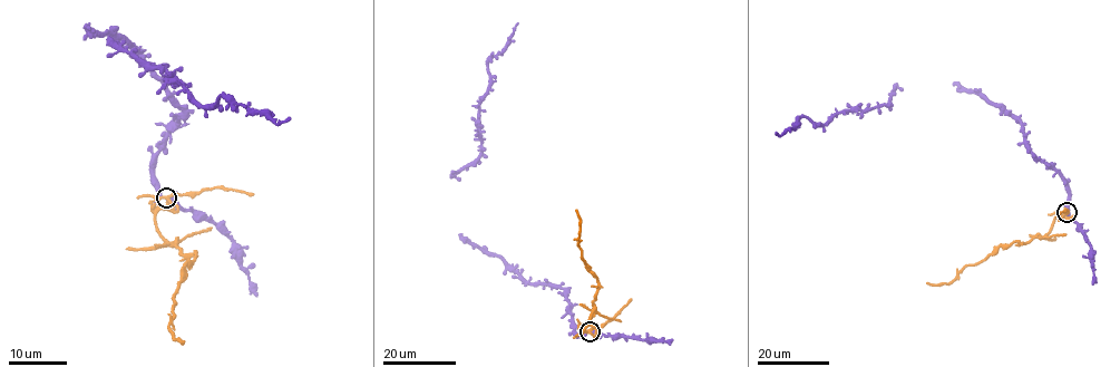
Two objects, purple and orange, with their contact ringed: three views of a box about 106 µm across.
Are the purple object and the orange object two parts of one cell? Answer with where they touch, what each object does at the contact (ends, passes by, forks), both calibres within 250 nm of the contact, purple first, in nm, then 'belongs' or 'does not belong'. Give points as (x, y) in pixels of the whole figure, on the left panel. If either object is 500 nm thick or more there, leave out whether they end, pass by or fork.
(166, 198) | purple passes by | orange forks | 400/280 nm | does not belong

